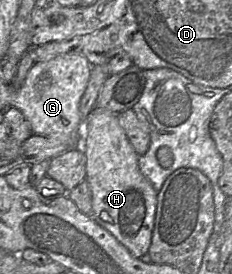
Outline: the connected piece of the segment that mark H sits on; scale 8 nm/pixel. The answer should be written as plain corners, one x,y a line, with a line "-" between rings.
97,107
90,111
83,121
82,150
86,156
85,179
92,193
92,218
124,245
133,257
141,258
148,253
151,245
158,193
141,173
138,165
139,155
120,126
116,113

